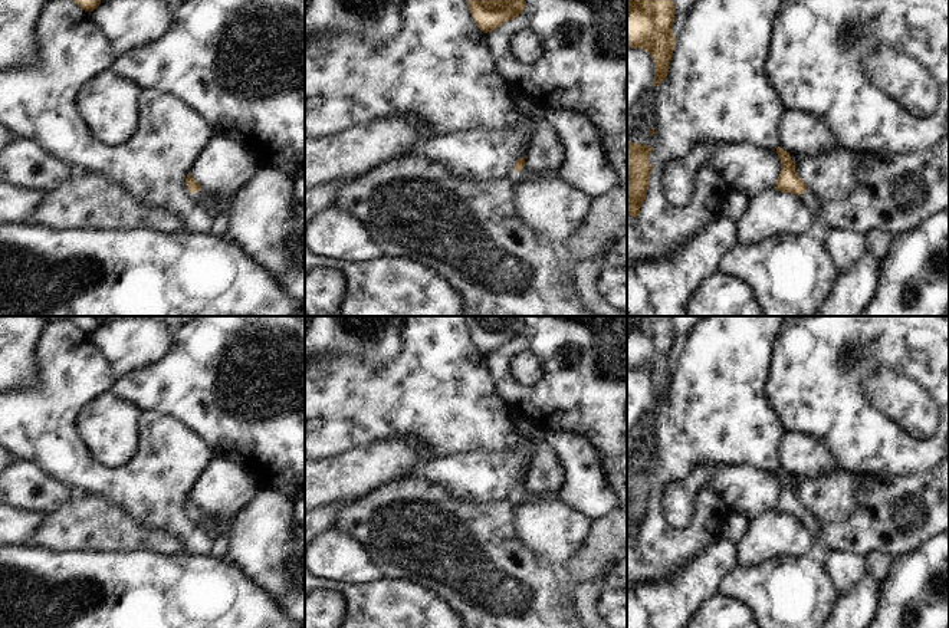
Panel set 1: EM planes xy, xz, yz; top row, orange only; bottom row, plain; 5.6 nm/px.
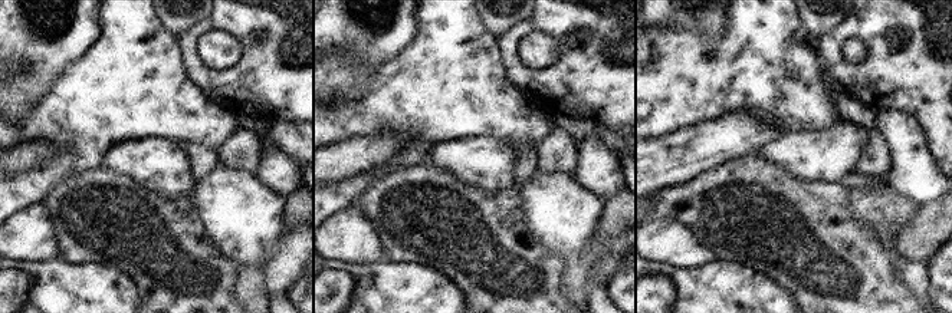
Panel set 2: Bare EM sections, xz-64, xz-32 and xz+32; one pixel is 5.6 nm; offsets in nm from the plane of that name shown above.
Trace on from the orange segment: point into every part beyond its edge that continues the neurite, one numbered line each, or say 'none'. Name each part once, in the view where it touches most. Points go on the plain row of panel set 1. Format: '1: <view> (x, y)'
1: xz (522, 495)

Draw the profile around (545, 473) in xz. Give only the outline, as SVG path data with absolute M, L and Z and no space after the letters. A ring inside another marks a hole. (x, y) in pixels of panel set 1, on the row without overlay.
M516 415L510 418L513 427L538 448L525 476L525 491L536 496L542 491L558 491L564 484L564 468L555 450L546 443L546 434L529 421Z

